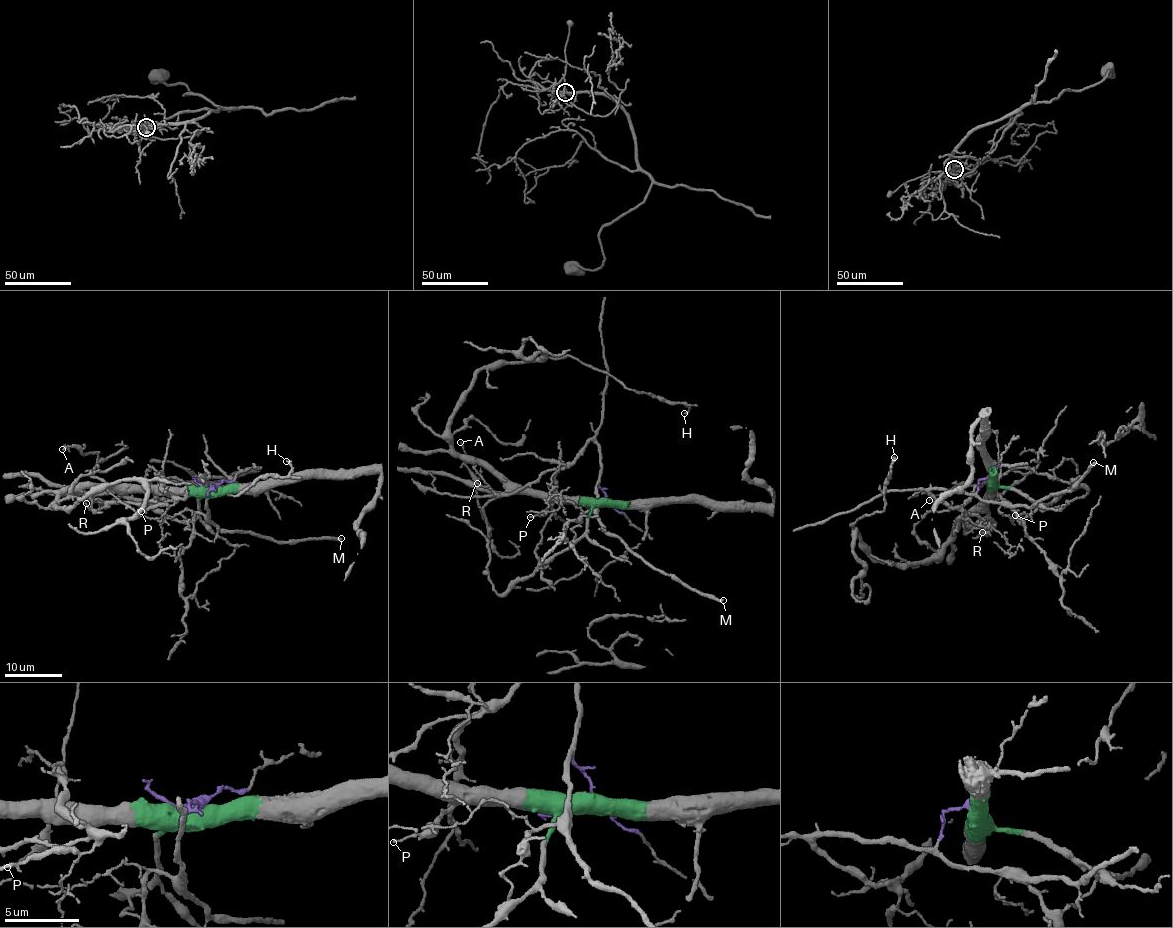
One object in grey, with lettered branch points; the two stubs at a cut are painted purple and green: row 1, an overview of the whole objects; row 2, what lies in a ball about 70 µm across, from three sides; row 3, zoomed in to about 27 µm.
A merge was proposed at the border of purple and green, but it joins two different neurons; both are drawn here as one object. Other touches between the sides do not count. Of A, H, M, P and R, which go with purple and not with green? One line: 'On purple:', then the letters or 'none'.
On purple: M, R

